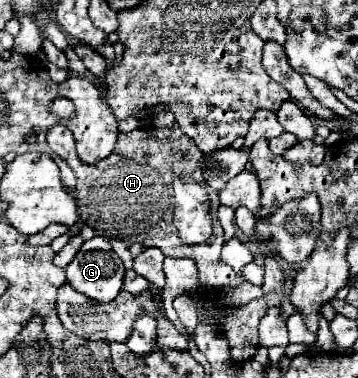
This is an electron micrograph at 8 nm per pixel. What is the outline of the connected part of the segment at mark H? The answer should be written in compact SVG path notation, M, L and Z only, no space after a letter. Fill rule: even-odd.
M56 124L48 130L46 136L48 146L54 150L56 156L66 160L66 164L74 170L78 182L76 182L76 202L78 202L78 214L80 222L86 226L92 226L98 236L104 238L116 238L124 240L128 244L140 242L150 246L158 246L166 256L174 258L192 258L198 266L200 264L212 264L212 268L202 270L204 284L216 284L210 288L222 288L222 286L240 286L244 282L242 276L238 276L228 264L220 260L220 250L224 240L220 222L216 214L212 212L214 222L214 234L210 242L202 244L184 244L176 232L176 226L172 224L172 206L174 204L162 204L162 186L172 186L176 172L196 170L196 164L202 158L202 152L186 138L178 124L172 128L144 128L144 130L132 130L128 134L120 134L114 154L110 158L104 158L96 166L86 166L78 160L74 152L72 132L64 124ZM164 142L164 144L162 144ZM214 250L214 256L212 256ZM210 276L210 278L208 278Z

